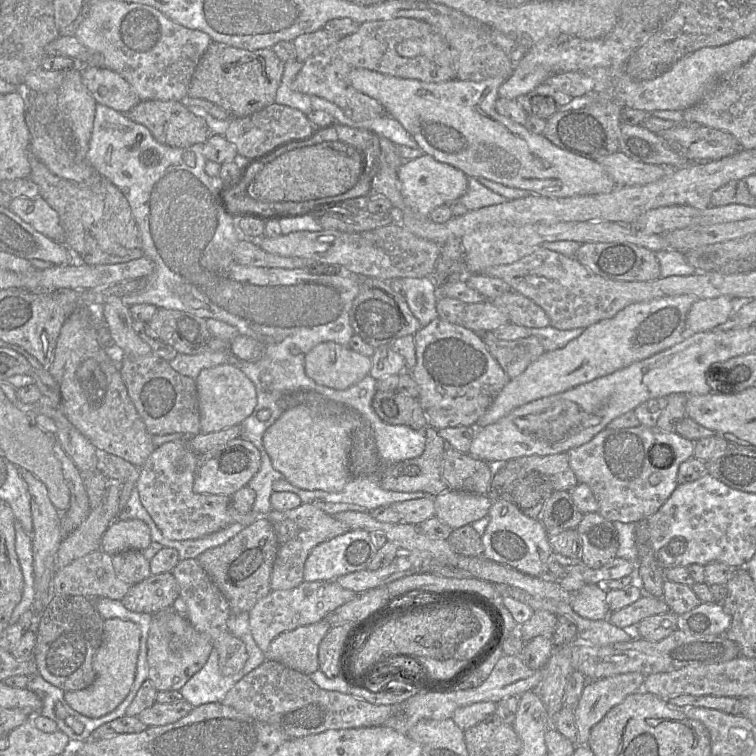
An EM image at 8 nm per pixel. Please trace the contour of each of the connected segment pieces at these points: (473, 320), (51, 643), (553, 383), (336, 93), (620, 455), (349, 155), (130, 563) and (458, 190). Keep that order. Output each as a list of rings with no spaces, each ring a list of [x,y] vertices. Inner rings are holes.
[[[491,300],[467,304],[462,326],[476,332],[492,332],[508,323],[508,317]]]
[[[80,595],[50,597],[39,617],[36,617],[34,660],[37,674],[64,692],[90,686],[95,680],[92,661],[103,639],[104,619],[90,598]]]
[[[694,295],[665,296],[630,304],[612,318],[603,319],[585,328],[581,335],[563,348],[545,351],[520,375],[507,382],[475,426],[480,428],[491,425],[529,402],[612,374],[698,332],[714,330],[725,324],[737,307],[738,300],[729,296],[702,299]]]
[[[407,17],[367,21],[360,24],[354,33],[342,37],[304,61],[291,84],[291,89],[309,96],[324,98],[336,104],[349,118],[356,121],[386,114],[384,107],[377,100],[352,86],[349,73],[355,68],[365,68],[404,79],[437,83],[456,78],[457,60],[454,50],[427,22]],[[409,38],[420,39],[420,54],[415,57],[402,57],[397,53],[396,47],[404,39]]]
[[[639,425],[637,427],[631,428],[606,428],[600,431],[592,440],[589,442],[578,446],[576,448],[570,449],[568,454],[568,461],[570,468],[572,469],[573,473],[576,476],[578,483],[587,484],[590,489],[592,490],[594,497],[596,498],[599,509],[598,513],[610,522],[622,522],[622,523],[637,523],[641,520],[645,520],[651,515],[655,514],[661,506],[668,500],[671,494],[674,492],[676,487],[678,486],[678,470],[679,466],[689,458],[694,456],[694,443],[693,441],[686,439],[680,436],[677,432],[665,432],[660,430],[658,427],[646,427],[643,425]],[[650,456],[654,456],[657,458],[657,461],[661,464],[654,465],[650,459]]]
[[[322,142],[289,150],[266,163],[248,188],[250,196],[263,202],[302,202],[334,197],[353,188],[363,172],[363,157],[351,145]]]
[[[127,550],[112,557],[113,567],[117,577],[123,582],[133,586],[151,574],[150,563],[142,551]]]
[[[428,154],[404,161],[398,169],[397,176],[400,191],[407,204],[423,217],[428,217],[429,213],[439,206],[458,200],[468,186],[468,178],[462,171],[439,162]]]

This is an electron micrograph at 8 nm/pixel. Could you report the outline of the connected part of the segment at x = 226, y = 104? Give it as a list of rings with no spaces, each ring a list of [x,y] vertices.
[[[212,41],[195,69],[188,96],[212,102],[230,117],[246,117],[275,103],[283,68],[271,48],[244,50]]]

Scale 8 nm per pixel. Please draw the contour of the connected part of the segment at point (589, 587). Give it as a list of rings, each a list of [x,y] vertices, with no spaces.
[[[585,584],[571,599],[573,610],[590,620],[606,620],[610,614],[607,590],[602,585]]]

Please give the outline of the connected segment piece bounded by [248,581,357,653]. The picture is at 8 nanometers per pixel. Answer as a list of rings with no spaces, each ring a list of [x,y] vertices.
[[[303,581],[297,587],[289,590],[271,590],[248,612],[248,622],[253,639],[261,651],[266,653],[271,642],[278,635],[317,623],[323,620],[328,613],[356,597],[356,592],[343,588],[335,581]]]

